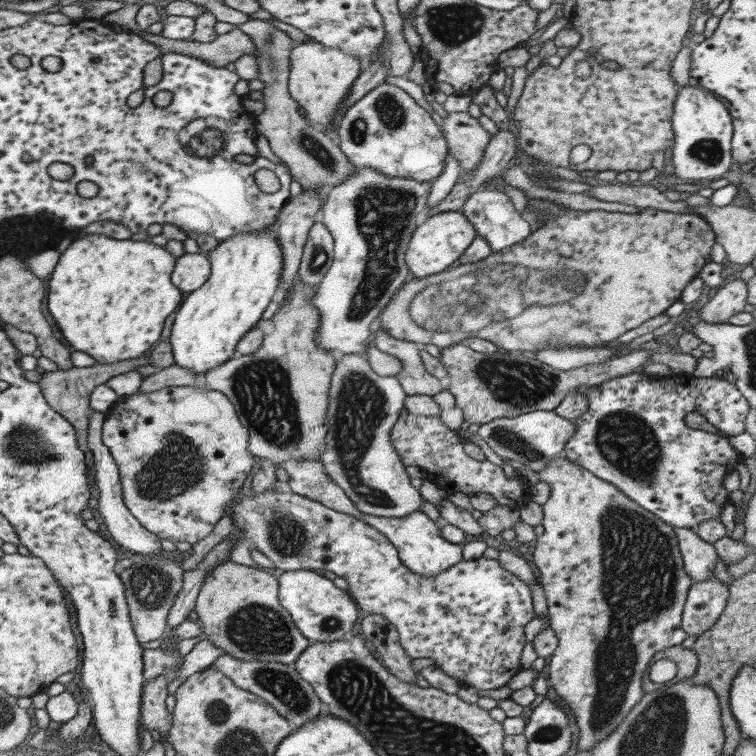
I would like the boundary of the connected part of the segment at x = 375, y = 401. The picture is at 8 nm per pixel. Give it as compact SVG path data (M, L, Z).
M363 354L335 359L326 397L324 448L319 453L324 471L362 514L402 518L419 513L424 499L409 483L404 464L390 444L391 428L406 398L400 383L395 377L379 377Z

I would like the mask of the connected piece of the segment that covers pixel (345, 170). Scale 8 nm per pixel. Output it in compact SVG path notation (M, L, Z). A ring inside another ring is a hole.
M249 19L247 22L235 26L235 28L241 30L241 33L245 34L250 41L253 42L255 54L257 54L257 56L255 56L257 64L256 79L263 82L261 94L265 107L263 107L261 114L255 117L256 132L265 136L271 152L284 163L290 176L300 184L303 192L313 189L313 191L317 191L321 197L325 197L327 190L335 187L337 183L343 183L343 179L347 179L347 176L350 176L353 168L347 165L347 159L339 150L336 141L333 141L319 126L315 124L309 125L309 123L297 113L297 108L299 108L297 102L289 97L289 91L287 91L288 72L290 69L289 53L295 45L294 42L292 42L291 38L289 38L285 32L277 30L273 24L269 24L266 20L264 22L264 20L260 19Z

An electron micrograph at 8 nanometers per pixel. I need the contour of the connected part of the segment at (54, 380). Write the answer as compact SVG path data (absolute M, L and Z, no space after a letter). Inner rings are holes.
M141 355L137 358L129 358L127 360L121 360L113 363L97 363L88 367L71 367L67 370L57 371L45 371L41 373L41 379L36 383L41 388L42 398L49 404L49 407L63 416L73 425L75 429L75 438L77 438L77 448L85 454L83 461L85 461L86 468L86 481L89 489L89 500L87 500L87 508L95 511L97 508L97 499L99 497L99 490L97 488L94 470L94 458L92 452L87 448L87 427L88 427L88 415L89 404L88 399L90 393L102 383L109 381L113 376L121 375L137 368L137 366L147 365L147 357Z

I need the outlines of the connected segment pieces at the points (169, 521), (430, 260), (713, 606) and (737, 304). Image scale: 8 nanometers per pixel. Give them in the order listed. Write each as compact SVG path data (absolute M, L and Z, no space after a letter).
M167 386L154 392L133 393L124 396L115 403L107 413L107 418L101 426L102 444L109 450L111 458L117 465L119 473L119 484L121 485L121 498L127 511L133 516L145 530L155 534L158 539L170 540L172 543L188 542L193 544L213 530L215 523L222 518L226 505L236 496L238 489L243 484L243 480L248 480L251 476L251 466L253 456L247 451L248 433L246 428L239 422L232 404L221 392L215 390L198 390L189 386Z
M459 210L434 214L427 217L420 226L416 226L411 233L404 256L405 266L408 272L417 278L441 272L461 256L475 237L476 232L473 226Z
M713 574L707 580L692 582L681 615L681 628L686 635L697 635L707 631L725 608L729 597L728 584L720 582Z
M730 277L699 309L698 315L706 323L728 322L729 317L743 311L745 300L746 283L737 277Z

